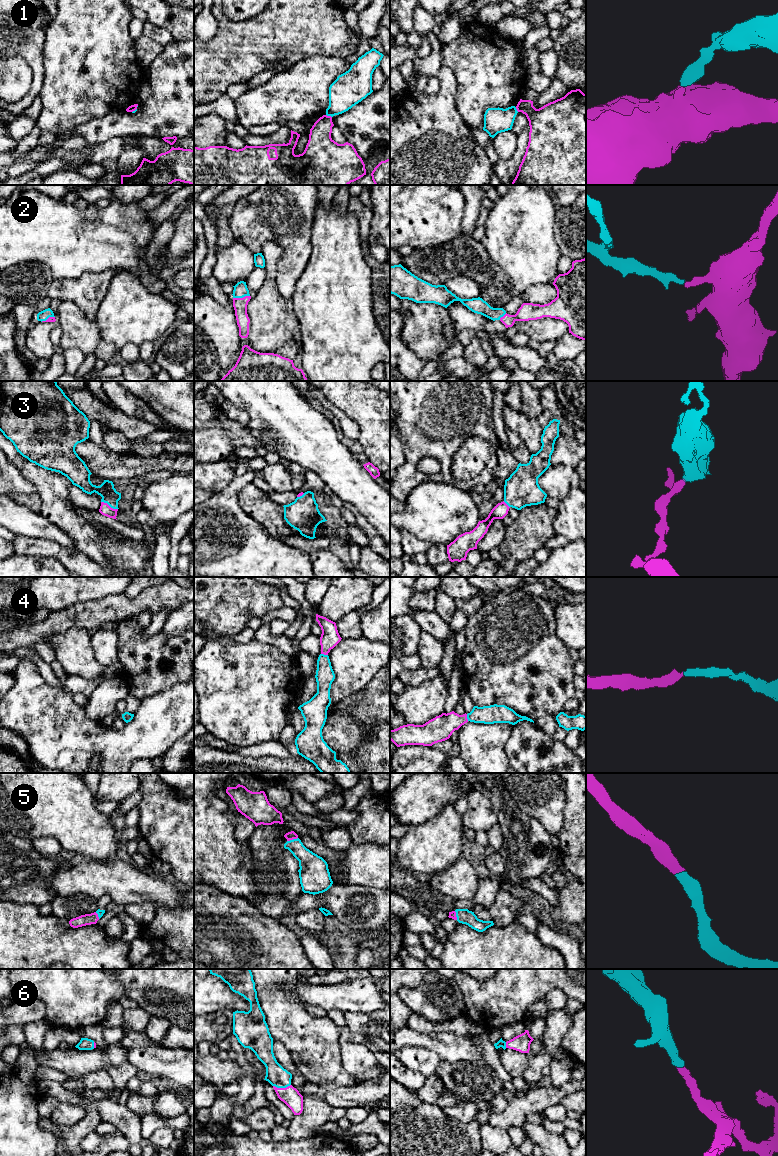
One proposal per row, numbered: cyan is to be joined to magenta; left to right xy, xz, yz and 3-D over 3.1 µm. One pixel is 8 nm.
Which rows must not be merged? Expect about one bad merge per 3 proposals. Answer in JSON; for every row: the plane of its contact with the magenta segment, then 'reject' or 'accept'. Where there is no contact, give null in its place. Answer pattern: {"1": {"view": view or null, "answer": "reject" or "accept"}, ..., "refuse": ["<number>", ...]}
{"1": {"view": "xz", "answer": "reject"}, "2": {"view": "xz", "answer": "accept"}, "3": {"view": "xy", "answer": "accept"}, "4": {"view": "xz", "answer": "accept"}, "5": {"view": "xz", "answer": "accept"}, "6": {"view": "xz", "answer": "accept"}, "refuse": ["1"]}

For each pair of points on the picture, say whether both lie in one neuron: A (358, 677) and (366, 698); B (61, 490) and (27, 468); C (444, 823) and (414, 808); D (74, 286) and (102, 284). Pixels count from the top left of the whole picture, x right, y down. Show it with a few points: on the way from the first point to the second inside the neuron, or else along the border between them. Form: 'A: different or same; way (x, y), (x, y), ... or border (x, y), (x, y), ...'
A: different; border (378, 670), (362, 688), (343, 700)
B: same; way (53, 488), (35, 474)
C: different; border (451, 803), (422, 823), (410, 826)
D: same; way (81, 286), (95, 285)

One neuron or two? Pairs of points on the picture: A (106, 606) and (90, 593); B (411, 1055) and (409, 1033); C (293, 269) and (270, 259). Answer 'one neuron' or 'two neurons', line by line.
A: two neurons
B: two neurons
C: two neurons

